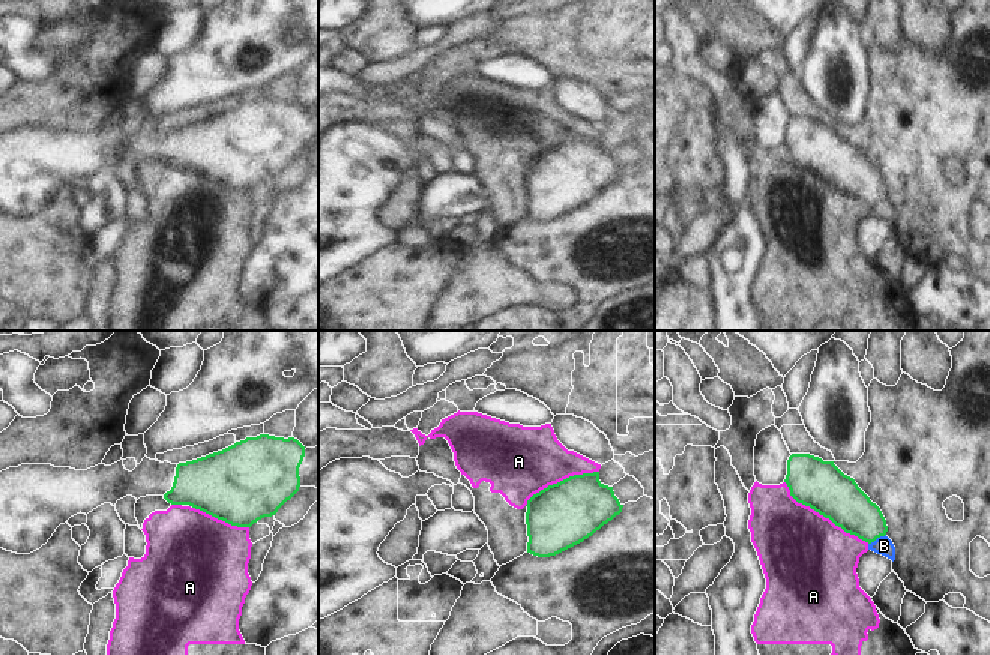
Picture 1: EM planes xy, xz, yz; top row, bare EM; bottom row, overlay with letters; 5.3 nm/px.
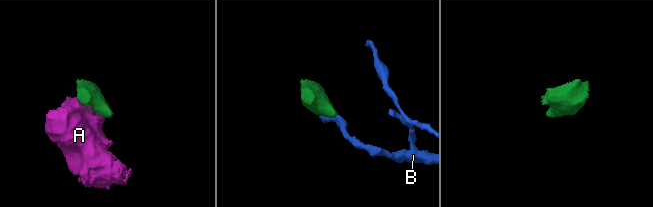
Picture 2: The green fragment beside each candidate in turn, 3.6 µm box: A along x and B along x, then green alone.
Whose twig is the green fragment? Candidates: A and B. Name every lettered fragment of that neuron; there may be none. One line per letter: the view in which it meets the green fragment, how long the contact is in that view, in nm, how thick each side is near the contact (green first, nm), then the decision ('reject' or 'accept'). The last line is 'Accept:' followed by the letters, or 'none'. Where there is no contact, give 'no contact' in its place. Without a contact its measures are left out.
A: meets green in yz; contact 550 nm long; 260 nm thick on the green side, 480 nm on the other; reject
B: meets green in yz; contact 110 nm long; 240 nm thick on the green side, 100 nm on the other; reject
Accept: none

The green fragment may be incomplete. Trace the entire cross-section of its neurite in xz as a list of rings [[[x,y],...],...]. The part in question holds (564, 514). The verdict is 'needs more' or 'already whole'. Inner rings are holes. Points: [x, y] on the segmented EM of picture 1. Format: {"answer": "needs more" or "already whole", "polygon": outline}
{"answer": "already whole", "polygon": [[[599,472],[569,476],[548,485],[527,500],[527,553],[538,557],[556,556],[592,536],[622,512],[623,505],[613,487],[599,481]]]}

